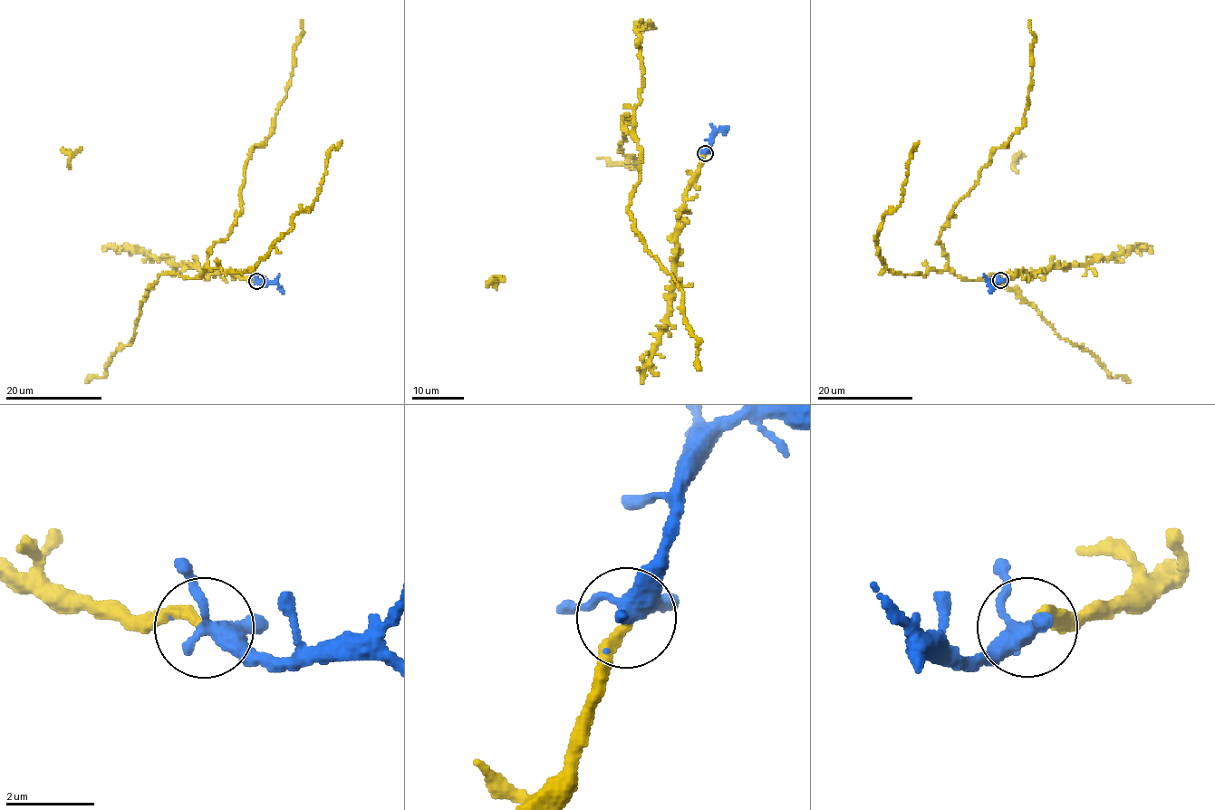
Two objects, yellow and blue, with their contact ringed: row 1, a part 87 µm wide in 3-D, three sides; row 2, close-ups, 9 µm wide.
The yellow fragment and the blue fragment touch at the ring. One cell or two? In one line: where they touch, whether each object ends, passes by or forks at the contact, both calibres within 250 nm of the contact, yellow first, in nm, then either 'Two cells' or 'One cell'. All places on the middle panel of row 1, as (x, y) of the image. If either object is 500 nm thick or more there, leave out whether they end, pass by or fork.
Place: (705, 153). At the ring yellow ends. At the ring blue forks. Thickness 260 nm (yellow) against 320 nm. One cell

